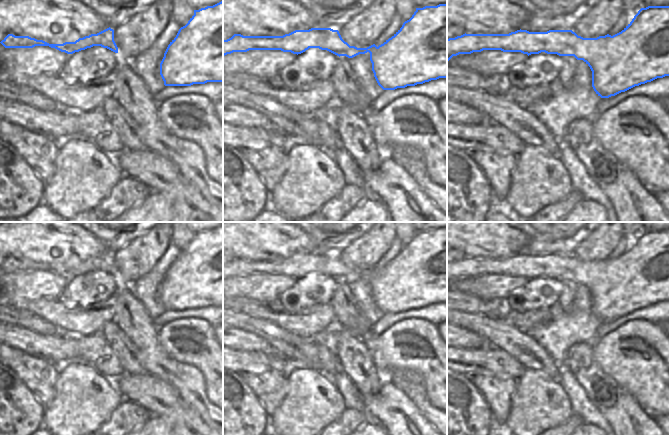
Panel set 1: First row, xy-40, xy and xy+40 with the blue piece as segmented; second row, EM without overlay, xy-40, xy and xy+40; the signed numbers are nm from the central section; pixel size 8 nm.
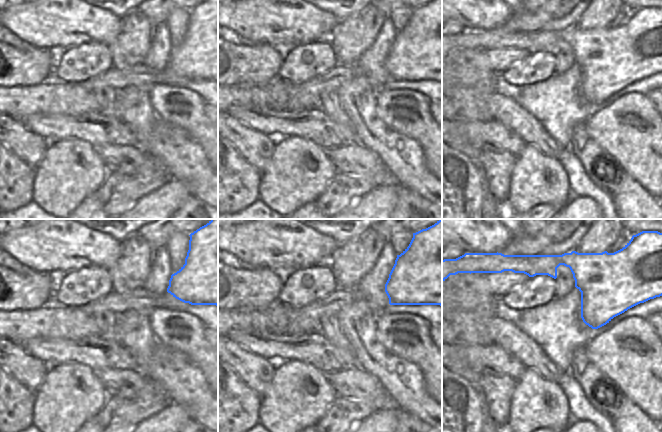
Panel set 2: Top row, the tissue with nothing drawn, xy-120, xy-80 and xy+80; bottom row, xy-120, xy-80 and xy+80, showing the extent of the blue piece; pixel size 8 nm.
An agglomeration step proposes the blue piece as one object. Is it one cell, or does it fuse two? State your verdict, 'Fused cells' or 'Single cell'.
Fused cells

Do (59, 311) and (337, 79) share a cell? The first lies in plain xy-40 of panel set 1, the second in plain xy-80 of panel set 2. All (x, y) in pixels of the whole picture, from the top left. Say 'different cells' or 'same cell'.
same cell

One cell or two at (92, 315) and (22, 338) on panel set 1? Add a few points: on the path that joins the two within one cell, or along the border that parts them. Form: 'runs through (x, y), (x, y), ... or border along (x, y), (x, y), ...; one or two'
border along (63, 332), (86, 336); two

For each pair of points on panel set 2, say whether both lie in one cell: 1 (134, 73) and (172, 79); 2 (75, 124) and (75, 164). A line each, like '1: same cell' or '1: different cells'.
1: same cell
2: different cells

